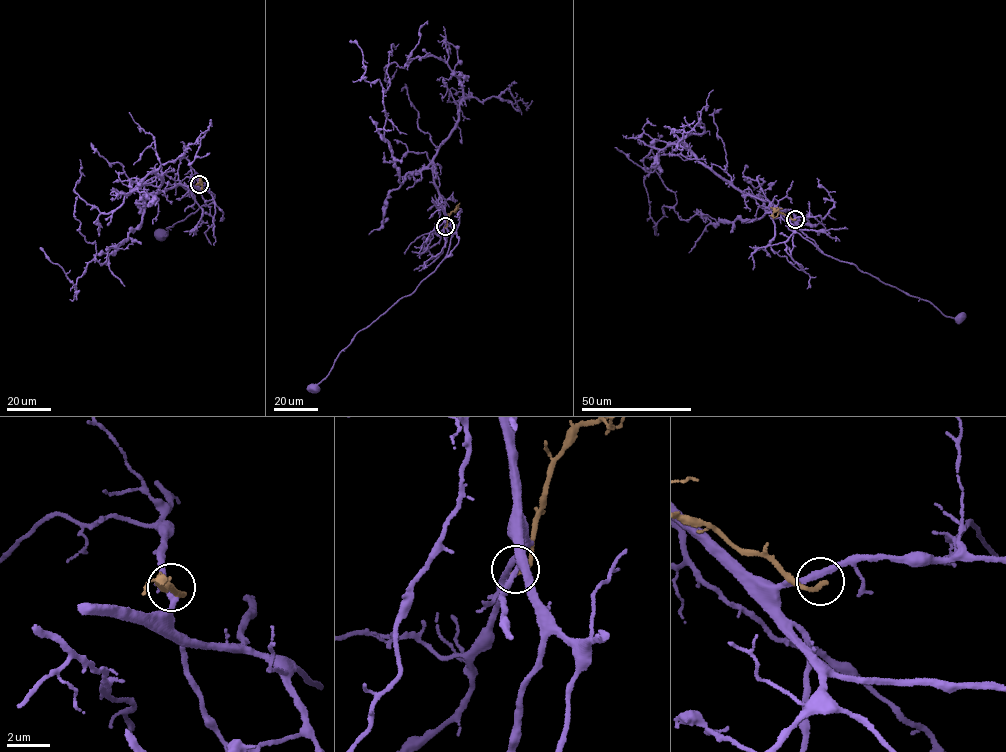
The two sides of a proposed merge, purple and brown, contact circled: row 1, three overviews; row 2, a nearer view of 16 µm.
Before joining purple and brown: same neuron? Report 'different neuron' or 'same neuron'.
different neuron

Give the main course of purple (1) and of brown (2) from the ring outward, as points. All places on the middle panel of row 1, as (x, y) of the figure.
1: (445, 226), (451, 236), (449, 245), (436, 269), (410, 294), (355, 334), (314, 389)
2: (445, 227), (456, 206)

